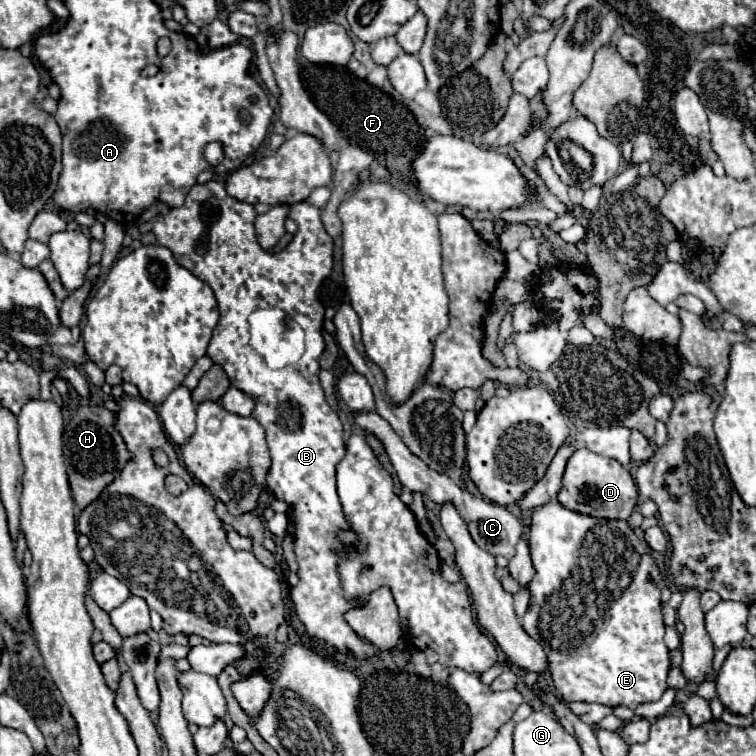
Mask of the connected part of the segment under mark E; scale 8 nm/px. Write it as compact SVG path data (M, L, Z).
M558 500L534 510L530 524L530 554L536 576L530 582L530 606L522 616L522 628L546 652L548 672L566 700L598 702L606 706L636 708L642 702L656 702L668 688L670 650L664 644L664 618L660 590L664 578L644 540L626 520L594 518L572 512Z

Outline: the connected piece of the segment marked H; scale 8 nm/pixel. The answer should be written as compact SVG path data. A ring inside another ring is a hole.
M90 404L76 410L64 430L64 462L68 468L74 502L80 510L92 504L102 494L102 490L116 480L126 462L130 462L132 458L134 454L128 450L126 442L116 430L116 412L106 410L104 406Z

